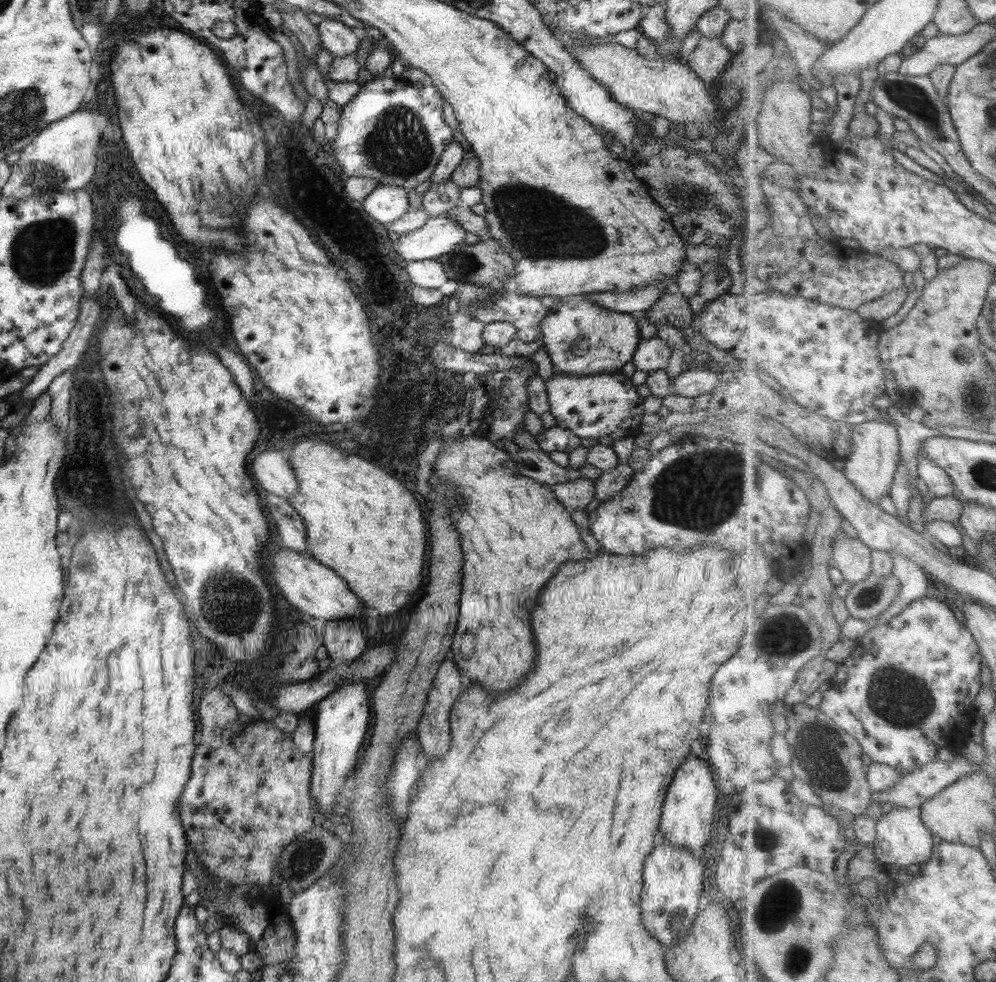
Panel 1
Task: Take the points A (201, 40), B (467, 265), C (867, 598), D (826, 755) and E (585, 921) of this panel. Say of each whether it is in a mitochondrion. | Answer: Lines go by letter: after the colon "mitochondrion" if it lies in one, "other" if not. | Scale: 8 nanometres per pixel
A: other
B: mitochondrion
C: mitochondrion
D: mitochondrion
E: mitochondrion

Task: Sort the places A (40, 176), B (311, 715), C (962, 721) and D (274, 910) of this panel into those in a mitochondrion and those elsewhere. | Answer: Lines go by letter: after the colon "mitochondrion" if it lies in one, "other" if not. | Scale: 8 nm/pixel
A: mitochondrion
B: other
C: other
D: other

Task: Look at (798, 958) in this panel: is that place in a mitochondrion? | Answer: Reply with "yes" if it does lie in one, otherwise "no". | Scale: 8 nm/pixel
yes

